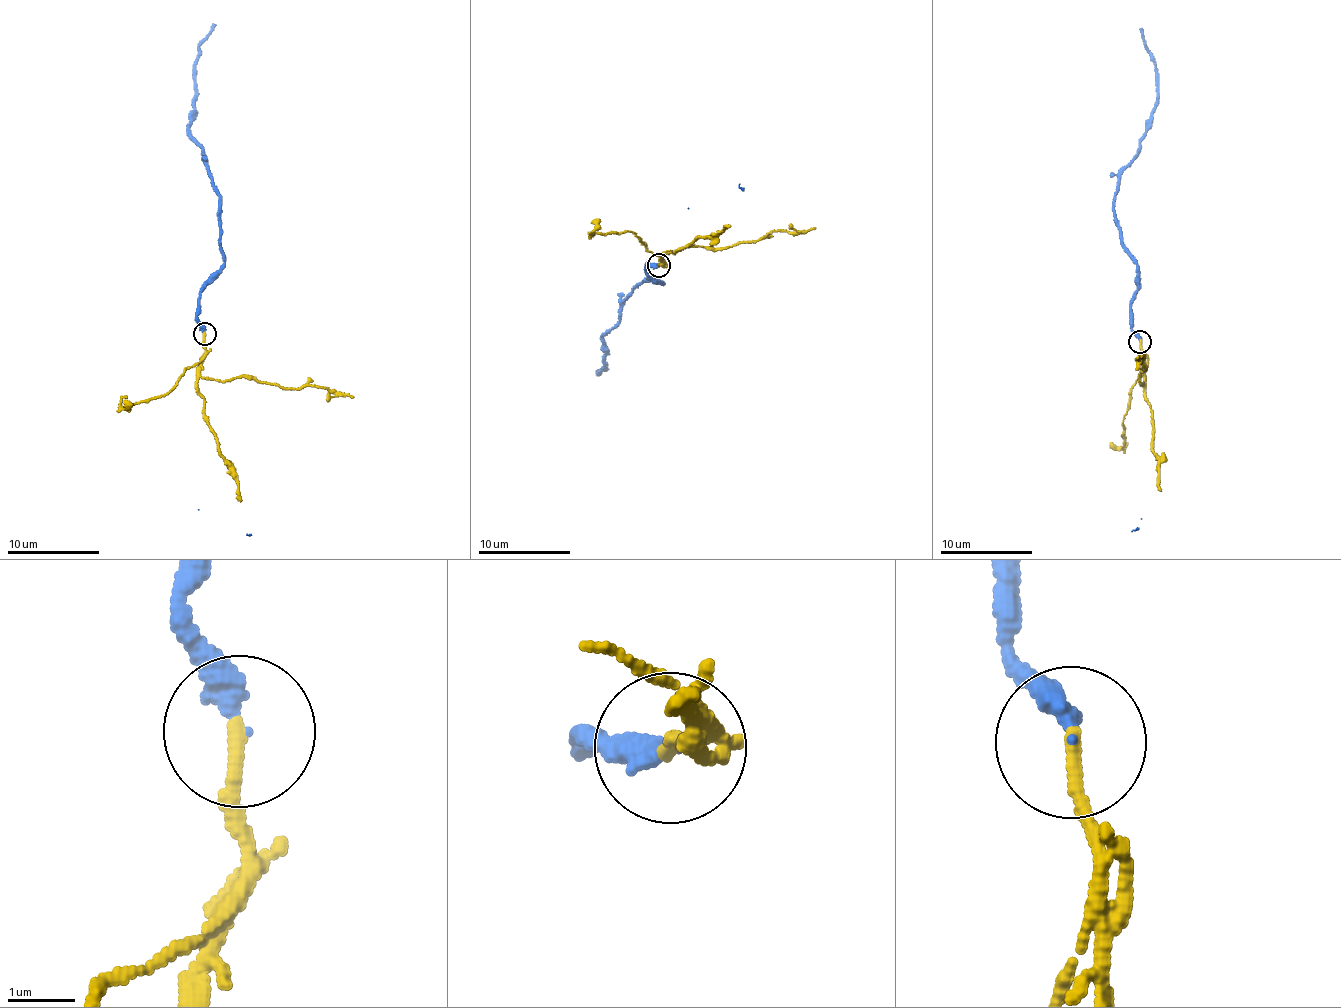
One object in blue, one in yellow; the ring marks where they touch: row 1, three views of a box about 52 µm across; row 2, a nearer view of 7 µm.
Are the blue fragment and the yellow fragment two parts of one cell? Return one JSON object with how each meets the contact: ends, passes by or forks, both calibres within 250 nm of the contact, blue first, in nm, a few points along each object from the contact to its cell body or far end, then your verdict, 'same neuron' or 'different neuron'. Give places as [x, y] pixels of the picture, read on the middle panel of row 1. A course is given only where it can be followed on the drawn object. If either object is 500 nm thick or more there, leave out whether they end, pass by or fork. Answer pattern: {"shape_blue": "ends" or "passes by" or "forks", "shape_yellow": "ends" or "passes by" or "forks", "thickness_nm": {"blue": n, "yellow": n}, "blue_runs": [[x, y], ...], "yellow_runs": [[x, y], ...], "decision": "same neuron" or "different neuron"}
{"shape_blue": "ends", "shape_yellow": "ends", "thickness_nm": {"blue": 260, "yellow": 220}, "blue_runs": [[659, 265], [647, 263], [644, 271], [661, 283], [643, 281], [602, 336], [603, 366], [597, 376], [609, 368]], "yellow_runs": [[659, 265], [663, 256], [670, 251], [687, 247], [718, 248], [756, 242], [774, 230], [805, 233], [815, 227]], "decision": "different neuron"}

